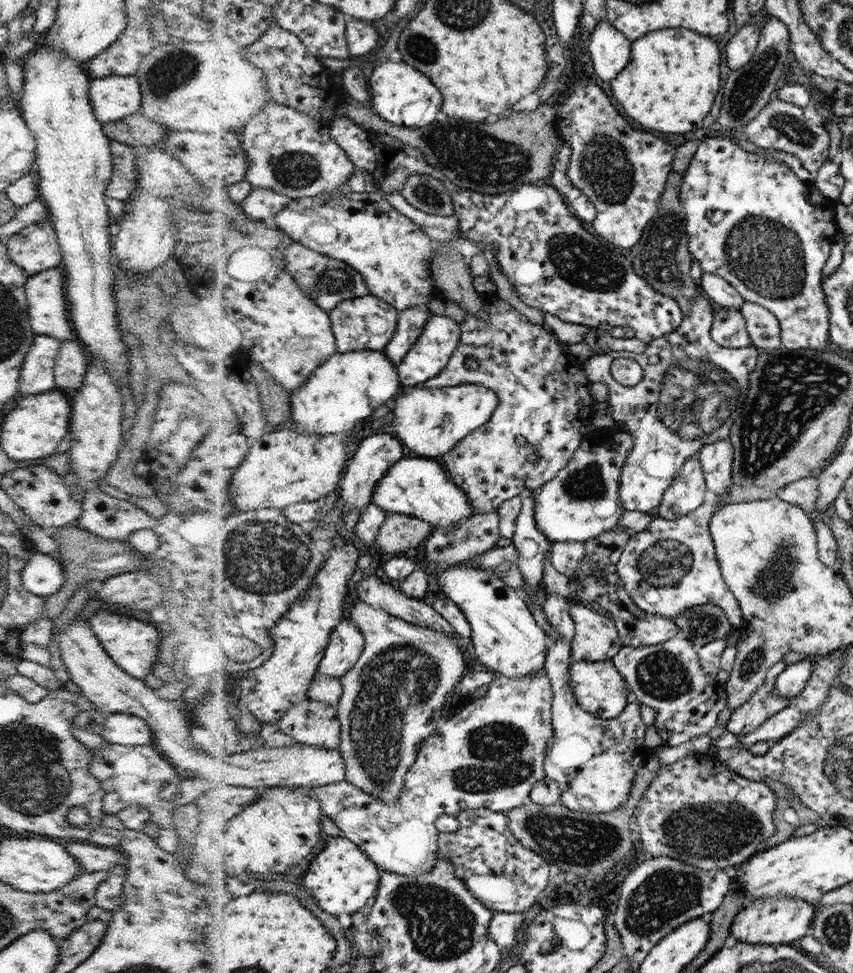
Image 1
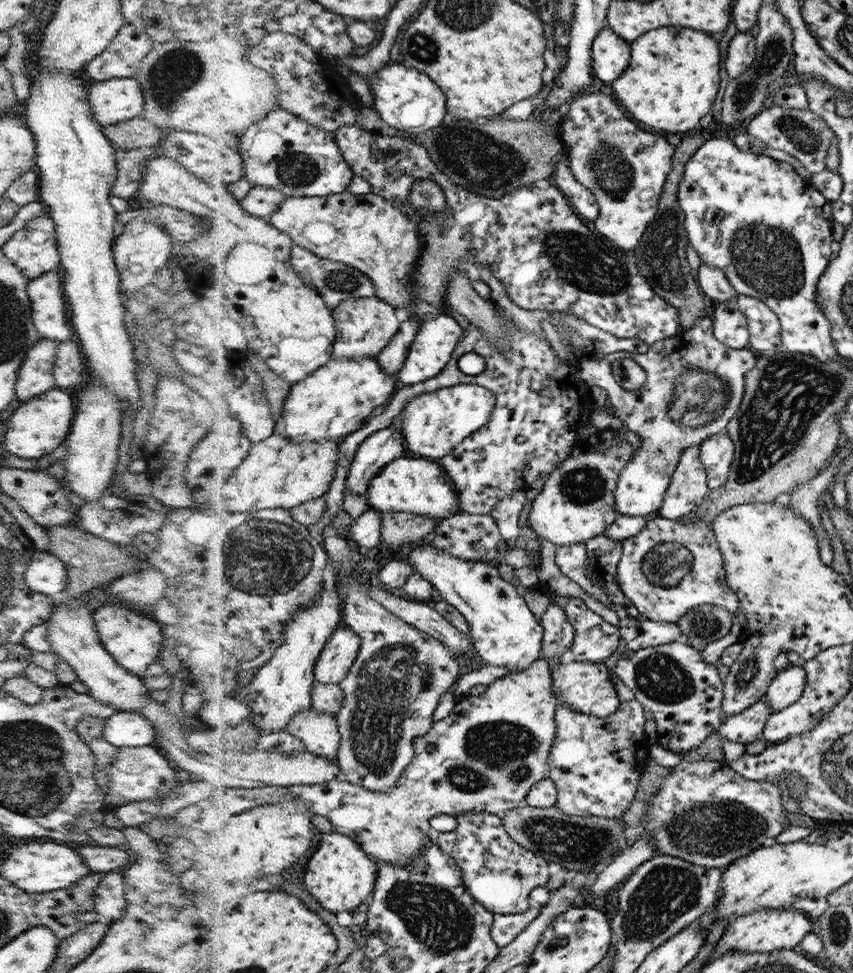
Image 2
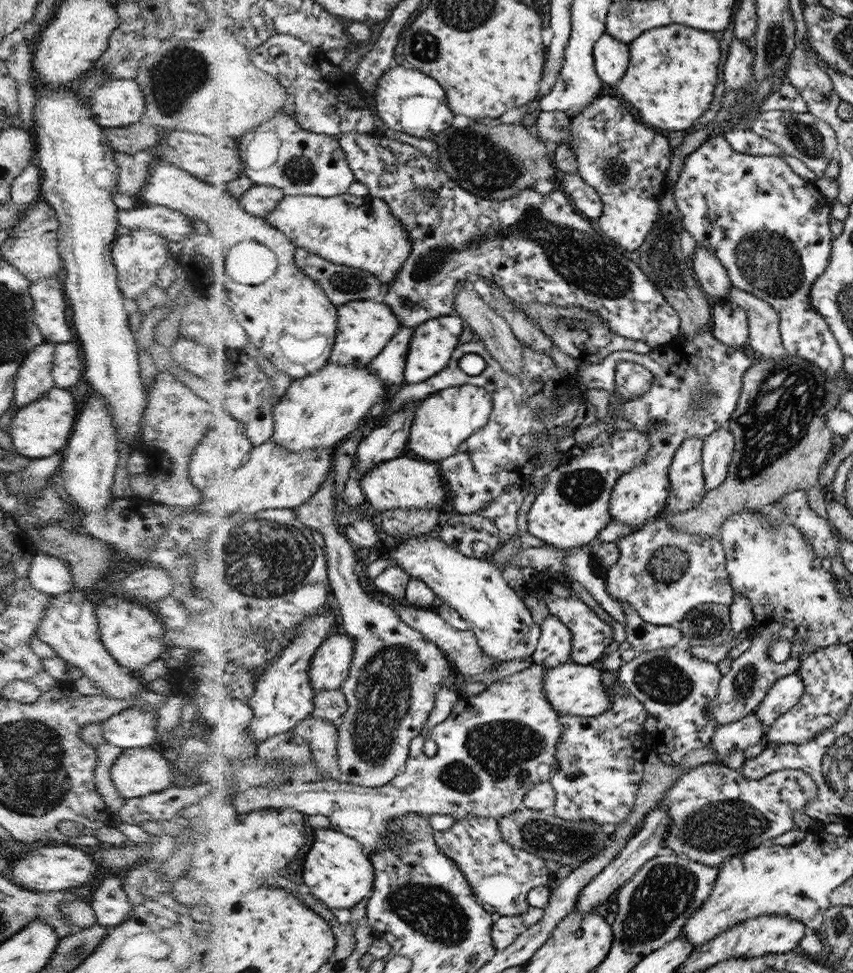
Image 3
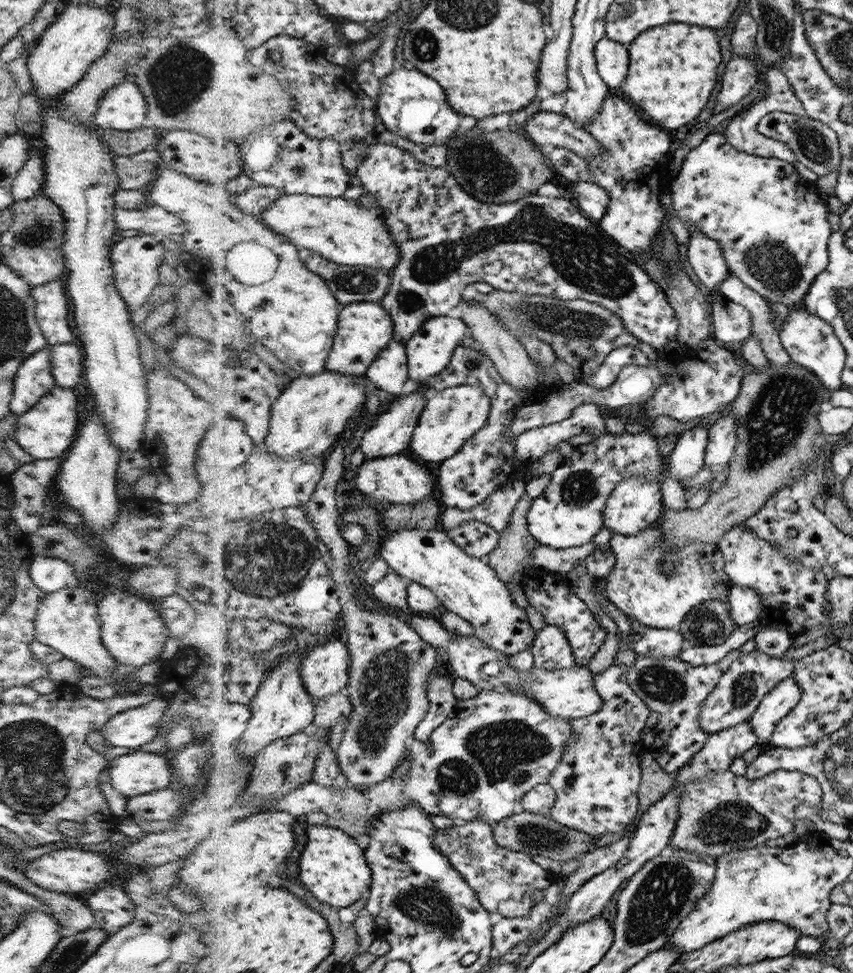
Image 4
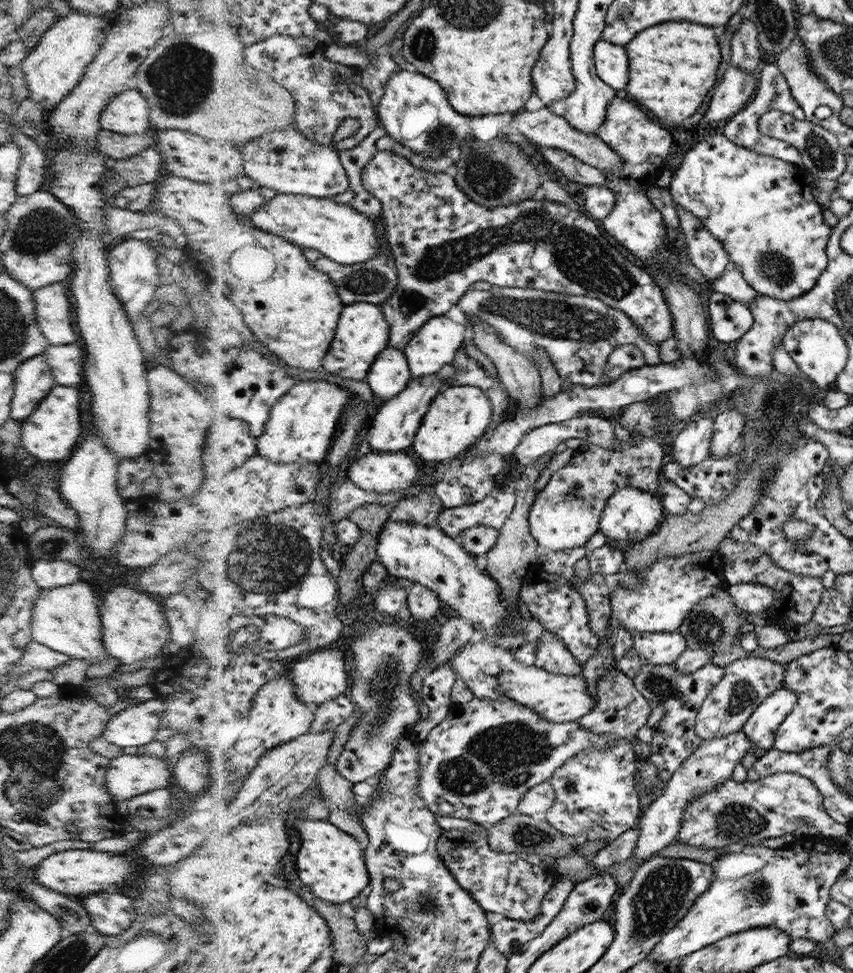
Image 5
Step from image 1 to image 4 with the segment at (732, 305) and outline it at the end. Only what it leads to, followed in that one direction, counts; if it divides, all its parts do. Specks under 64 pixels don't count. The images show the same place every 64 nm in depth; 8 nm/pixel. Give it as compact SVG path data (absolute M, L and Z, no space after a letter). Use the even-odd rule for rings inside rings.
M698 225L687 226L689 243L686 254L696 276L712 291L718 292L720 283L729 275L729 266L716 240L704 234Z

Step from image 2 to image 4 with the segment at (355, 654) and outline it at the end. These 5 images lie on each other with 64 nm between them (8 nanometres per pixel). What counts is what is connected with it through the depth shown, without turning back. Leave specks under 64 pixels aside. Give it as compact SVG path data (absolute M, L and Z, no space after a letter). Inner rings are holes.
M328 640L313 648L301 664L301 675L315 700L346 692L351 681L353 653L349 643Z

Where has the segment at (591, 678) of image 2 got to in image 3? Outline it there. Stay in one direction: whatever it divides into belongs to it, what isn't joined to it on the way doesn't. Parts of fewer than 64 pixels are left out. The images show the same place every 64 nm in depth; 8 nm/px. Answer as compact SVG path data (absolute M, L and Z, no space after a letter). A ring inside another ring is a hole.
M564 663L545 672L544 691L549 703L559 714L590 718L605 714L610 708L610 697L606 695L600 681L604 669L592 664Z

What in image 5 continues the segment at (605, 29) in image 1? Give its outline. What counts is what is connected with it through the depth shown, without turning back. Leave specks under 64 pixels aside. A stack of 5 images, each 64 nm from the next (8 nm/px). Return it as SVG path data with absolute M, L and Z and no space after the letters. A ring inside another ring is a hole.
M601 38L593 48L597 75L615 91L628 86L629 56L627 49Z

